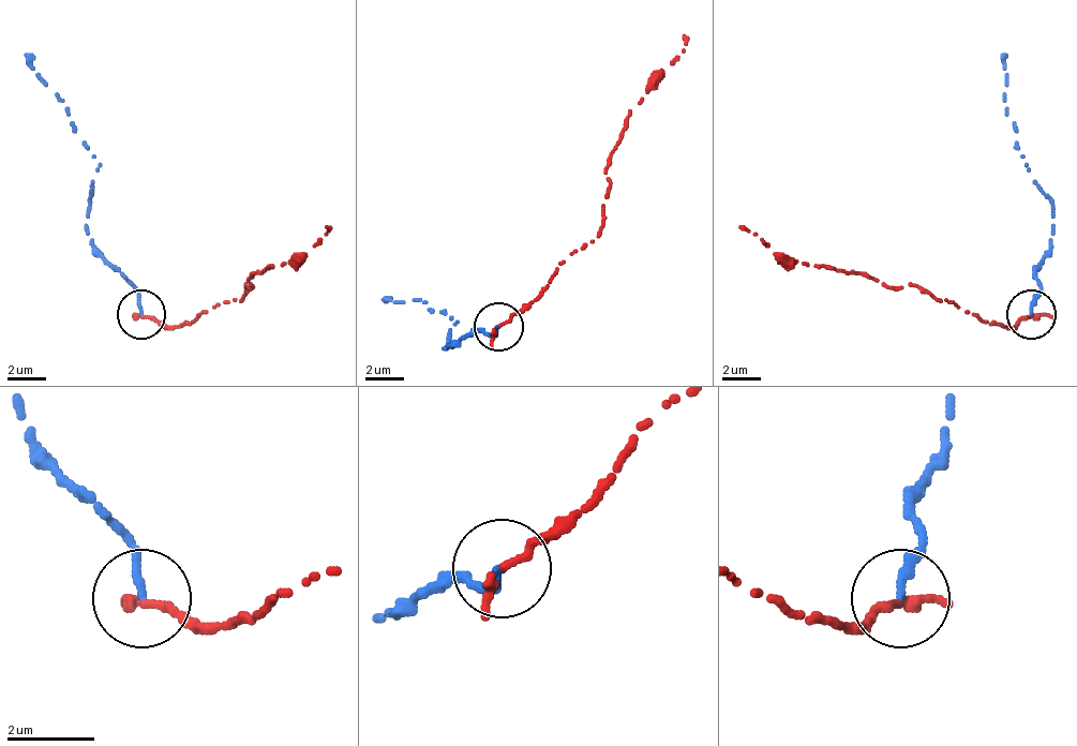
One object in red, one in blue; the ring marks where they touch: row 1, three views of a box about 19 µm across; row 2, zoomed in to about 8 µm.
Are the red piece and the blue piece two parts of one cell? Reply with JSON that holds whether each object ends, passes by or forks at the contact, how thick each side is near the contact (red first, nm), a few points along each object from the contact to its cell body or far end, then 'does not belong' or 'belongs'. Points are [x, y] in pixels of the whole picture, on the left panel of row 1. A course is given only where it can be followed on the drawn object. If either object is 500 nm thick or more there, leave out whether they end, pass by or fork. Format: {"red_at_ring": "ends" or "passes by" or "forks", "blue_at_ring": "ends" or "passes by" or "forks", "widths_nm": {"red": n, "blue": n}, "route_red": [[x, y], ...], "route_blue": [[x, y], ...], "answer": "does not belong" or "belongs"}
{"red_at_ring": "ends", "blue_at_ring": "ends", "widths_nm": {"red": 280, "blue": 190}, "route_red": [[143, 315], [185, 325], [206, 311], [239, 301], [249, 277], [298, 262], [332, 228]], "route_blue": [[143, 315], [137, 291], [84, 223], [99, 165], [64, 102], [45, 87], [26, 53]], "answer": "does not belong"}

